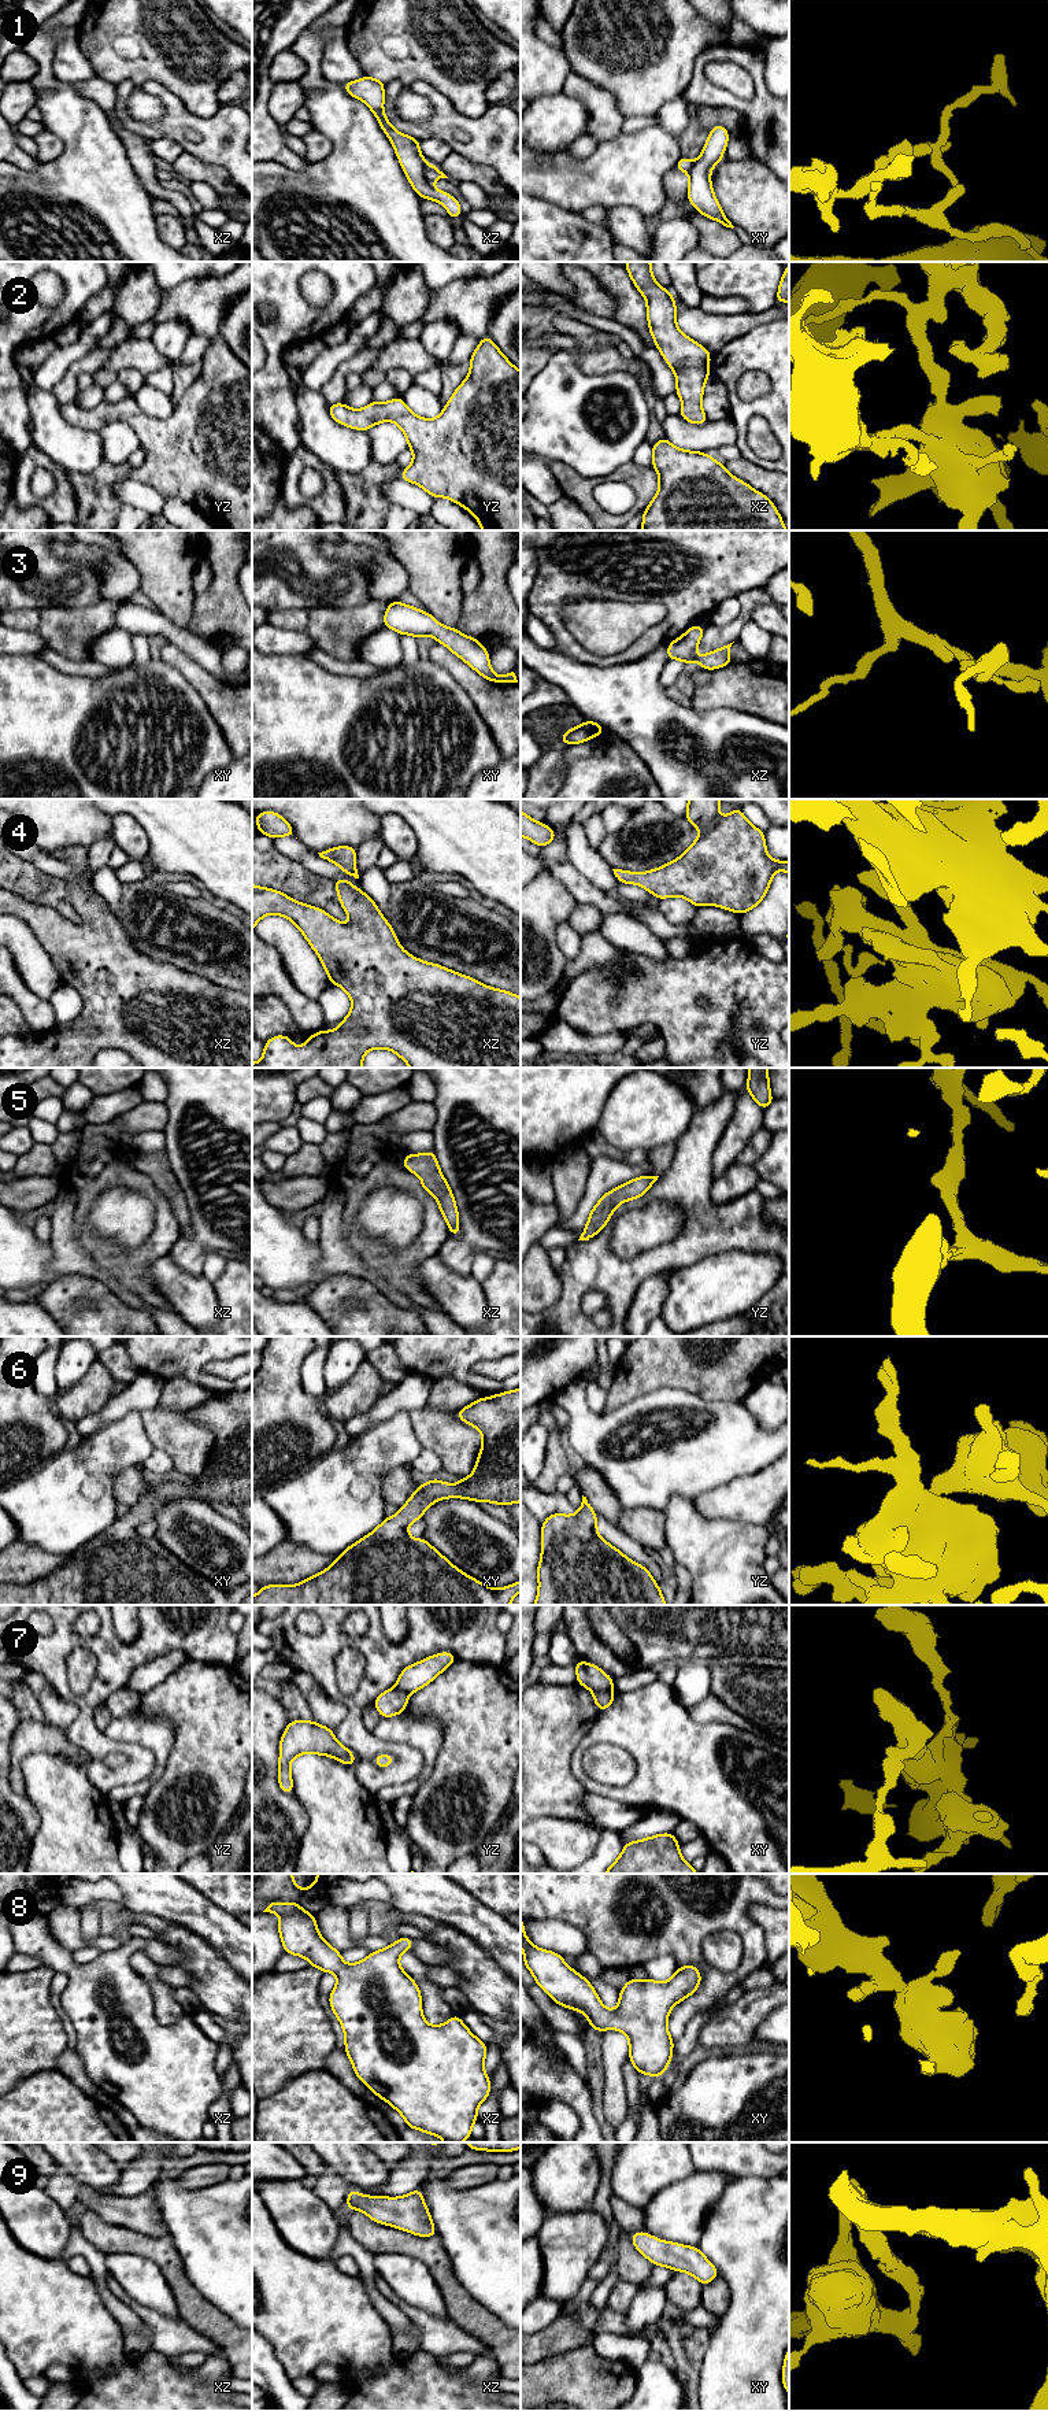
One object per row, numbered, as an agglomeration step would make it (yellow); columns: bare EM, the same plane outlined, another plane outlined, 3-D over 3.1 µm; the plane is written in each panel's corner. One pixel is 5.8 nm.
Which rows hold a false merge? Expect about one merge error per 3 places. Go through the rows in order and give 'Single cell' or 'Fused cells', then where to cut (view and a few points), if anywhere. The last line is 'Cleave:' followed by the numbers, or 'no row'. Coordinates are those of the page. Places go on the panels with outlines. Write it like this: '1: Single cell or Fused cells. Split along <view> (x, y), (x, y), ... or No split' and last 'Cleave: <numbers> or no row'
1: Fused cells. Split along xz (426, 165), (423, 177), (428, 182)
2: Single cell. No split
3: Single cell. No split
4: Single cell. No split
5: Single cell. No split
6: Single cell. No split
7: Fused cells. Split along xy (611, 1689), (593, 1693)
8: Single cell. No split
9: Single cell. No split
Cleave: 1, 7

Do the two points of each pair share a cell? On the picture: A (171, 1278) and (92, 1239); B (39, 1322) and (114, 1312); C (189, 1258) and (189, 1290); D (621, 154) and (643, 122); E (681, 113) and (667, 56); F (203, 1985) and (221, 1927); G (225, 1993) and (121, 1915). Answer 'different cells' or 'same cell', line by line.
A: different cells
B: different cells
C: different cells
D: different cells
E: different cells
F: different cells
G: same cell

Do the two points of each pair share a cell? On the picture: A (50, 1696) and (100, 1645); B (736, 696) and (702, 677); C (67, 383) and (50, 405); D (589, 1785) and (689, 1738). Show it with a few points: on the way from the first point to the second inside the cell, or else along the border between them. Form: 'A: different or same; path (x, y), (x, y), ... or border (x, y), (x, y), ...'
A: different; border (28, 1671), (40, 1674), (77, 1712)
B: different; border (713, 670), (708, 680), (695, 688)
C: different; border (51, 391), (60, 403)
D: same; path (614, 1792), (636, 1792), (665, 1763)

